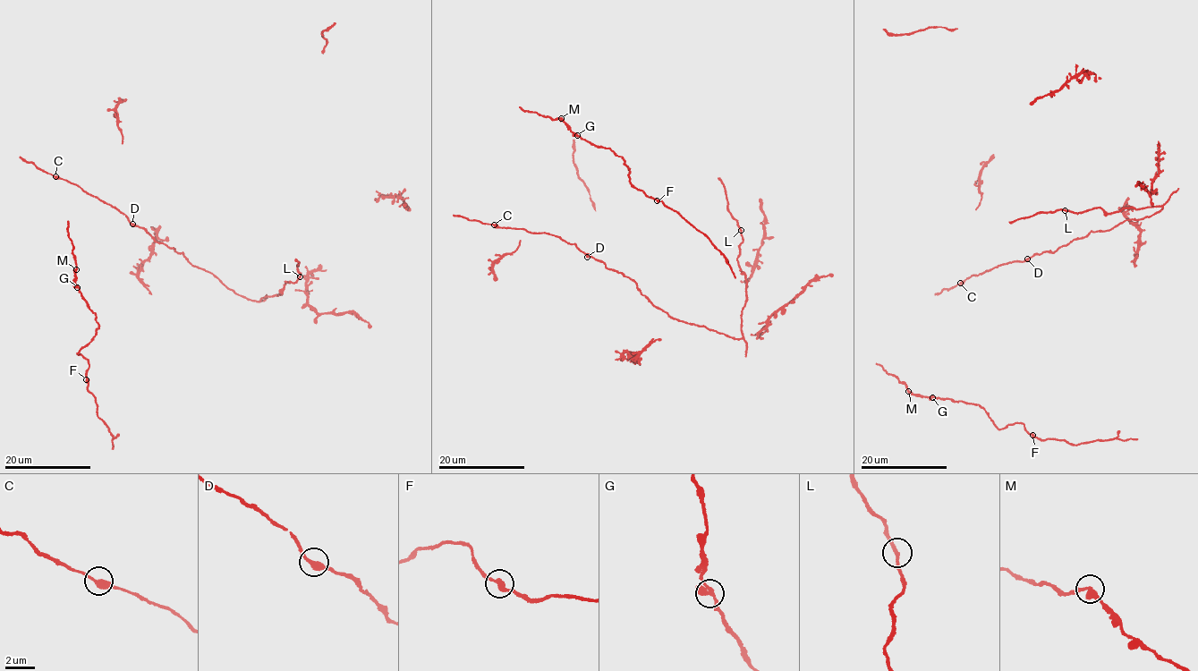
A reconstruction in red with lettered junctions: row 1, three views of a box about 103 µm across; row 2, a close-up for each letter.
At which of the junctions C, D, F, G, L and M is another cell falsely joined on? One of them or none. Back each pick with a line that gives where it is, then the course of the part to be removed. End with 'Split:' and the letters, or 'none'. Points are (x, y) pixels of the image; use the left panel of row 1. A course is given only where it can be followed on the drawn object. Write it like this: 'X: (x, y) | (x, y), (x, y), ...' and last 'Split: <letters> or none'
Split: none

